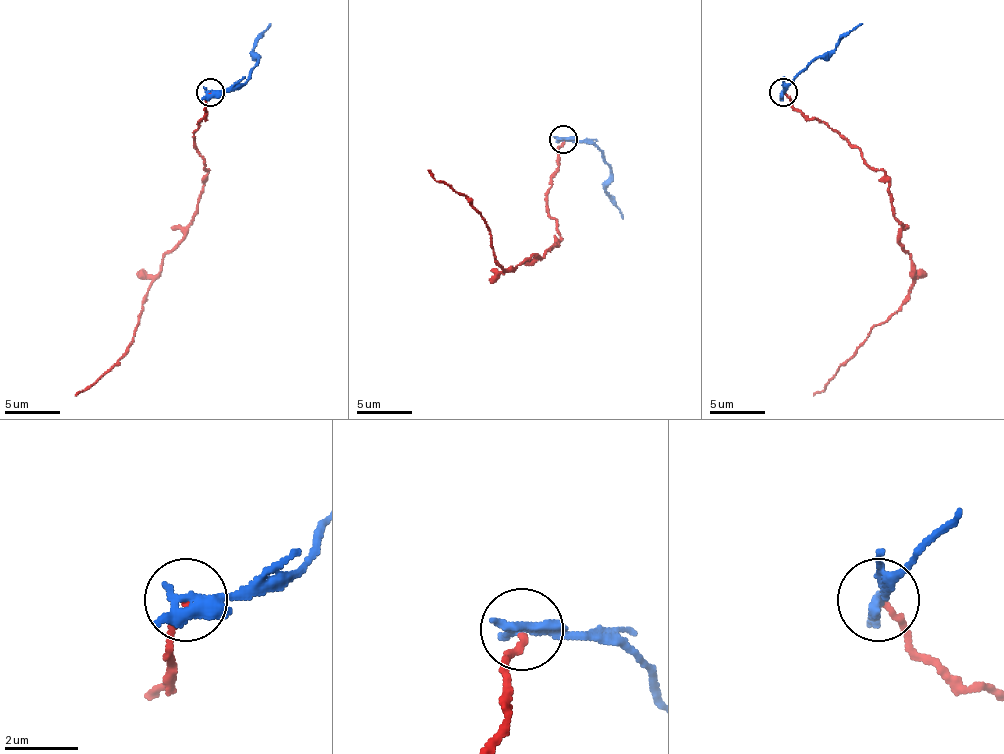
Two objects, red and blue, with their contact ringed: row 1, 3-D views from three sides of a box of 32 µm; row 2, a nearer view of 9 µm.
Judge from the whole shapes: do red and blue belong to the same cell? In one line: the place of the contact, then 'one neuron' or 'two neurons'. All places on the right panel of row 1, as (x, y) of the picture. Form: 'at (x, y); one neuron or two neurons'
at (783, 92); two neurons

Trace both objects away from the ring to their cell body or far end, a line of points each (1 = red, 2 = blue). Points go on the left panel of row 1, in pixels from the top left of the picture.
1: (211, 91), (205, 116), (194, 136), (194, 147), (208, 172), (189, 233), (163, 255), (133, 345), (74, 395)
2: (211, 91), (239, 88), (250, 77), (258, 63), (253, 44), (269, 24)

